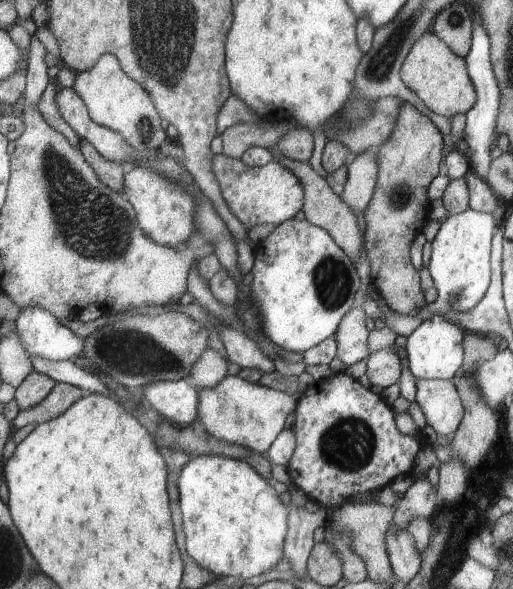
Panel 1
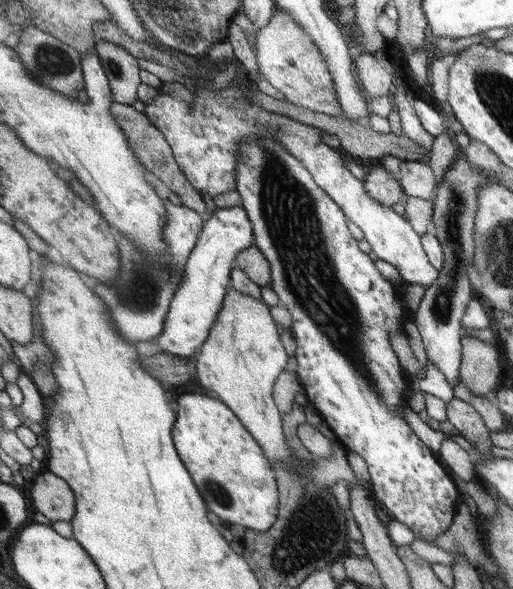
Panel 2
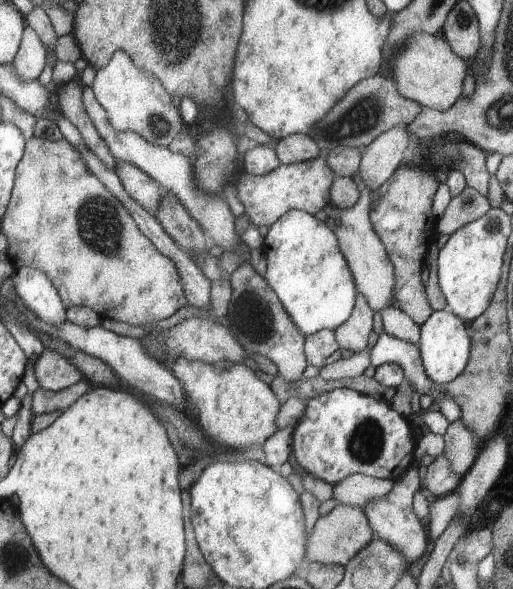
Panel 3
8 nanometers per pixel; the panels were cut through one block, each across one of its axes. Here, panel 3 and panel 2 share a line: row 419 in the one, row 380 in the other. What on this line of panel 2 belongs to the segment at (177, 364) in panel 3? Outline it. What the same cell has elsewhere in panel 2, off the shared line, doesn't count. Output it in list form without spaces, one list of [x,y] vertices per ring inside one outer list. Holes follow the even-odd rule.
[[[227,288],[215,322],[198,350],[193,370],[197,382],[237,414],[271,462],[295,466],[295,455],[291,455],[283,437],[282,417],[271,397],[273,383],[284,370],[288,354],[268,306],[235,288]]]

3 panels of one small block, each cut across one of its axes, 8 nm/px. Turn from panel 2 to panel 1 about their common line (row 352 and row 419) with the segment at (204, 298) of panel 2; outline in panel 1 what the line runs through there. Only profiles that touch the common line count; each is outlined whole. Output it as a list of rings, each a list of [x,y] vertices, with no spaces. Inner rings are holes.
[[[186,378],[176,381],[155,381],[139,390],[150,406],[161,418],[167,419],[172,427],[191,425],[195,420],[198,392]]]

